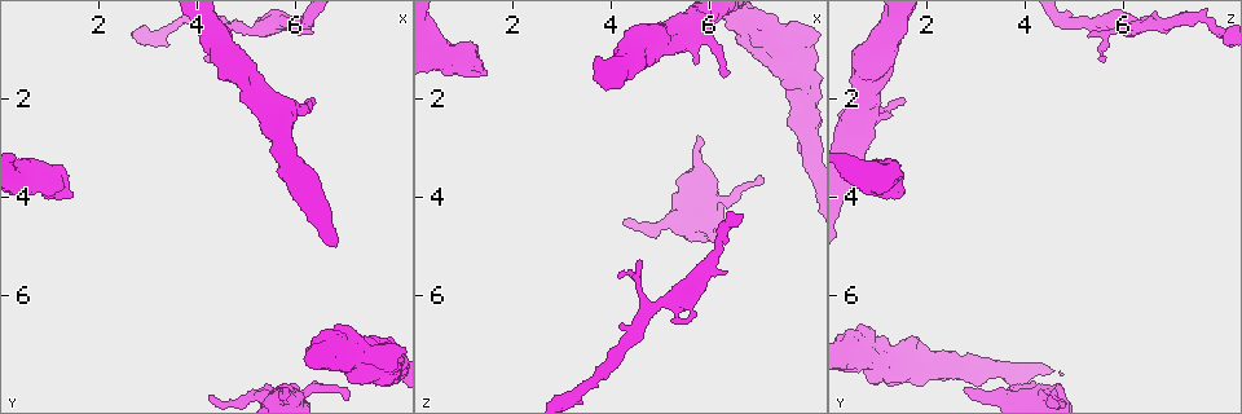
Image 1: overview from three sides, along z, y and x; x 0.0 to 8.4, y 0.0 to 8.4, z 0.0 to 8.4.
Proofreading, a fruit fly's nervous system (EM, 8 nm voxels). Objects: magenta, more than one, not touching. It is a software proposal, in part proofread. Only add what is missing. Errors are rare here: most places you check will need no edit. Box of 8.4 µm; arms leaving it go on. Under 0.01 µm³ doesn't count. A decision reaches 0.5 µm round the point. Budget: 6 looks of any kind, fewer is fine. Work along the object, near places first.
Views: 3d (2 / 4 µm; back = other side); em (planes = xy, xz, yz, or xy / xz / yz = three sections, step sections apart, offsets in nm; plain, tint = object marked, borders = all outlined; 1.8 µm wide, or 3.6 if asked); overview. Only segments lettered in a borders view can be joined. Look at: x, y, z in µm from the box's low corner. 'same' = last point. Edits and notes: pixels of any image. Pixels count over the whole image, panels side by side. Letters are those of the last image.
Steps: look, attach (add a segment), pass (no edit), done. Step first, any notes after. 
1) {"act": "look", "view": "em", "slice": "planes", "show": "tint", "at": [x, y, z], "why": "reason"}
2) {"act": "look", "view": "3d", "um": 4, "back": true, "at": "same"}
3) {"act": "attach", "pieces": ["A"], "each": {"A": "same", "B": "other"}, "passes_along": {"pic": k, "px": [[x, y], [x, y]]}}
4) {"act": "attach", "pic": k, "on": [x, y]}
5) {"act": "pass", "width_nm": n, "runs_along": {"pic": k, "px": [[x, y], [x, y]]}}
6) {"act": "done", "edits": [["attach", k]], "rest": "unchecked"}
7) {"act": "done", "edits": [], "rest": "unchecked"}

{"act": "look", "view": "em", "slice": "xy", "step": 4, "show": "tint", "at": [7.75, 7.30, 0.95], "why": "thick turns thin"}

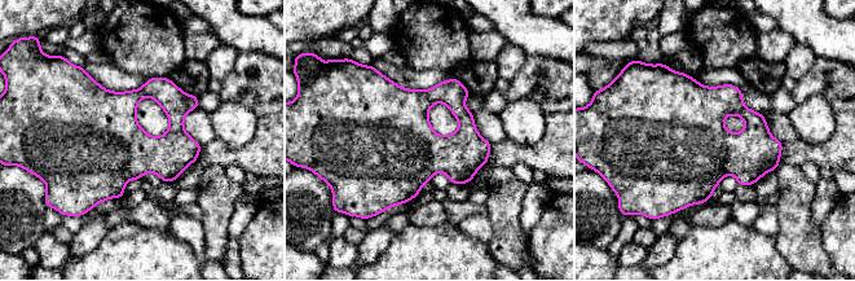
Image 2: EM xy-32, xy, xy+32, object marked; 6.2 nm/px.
{"act": "look", "view": "em", "slice": "planes", "show": "tint", "at": "same"}

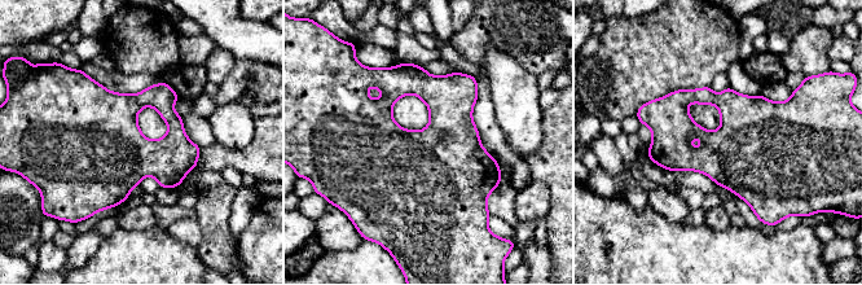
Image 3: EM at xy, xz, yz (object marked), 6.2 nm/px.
{"act": "look", "view": "em", "slice": "planes", "show": "borders", "at": "same"}

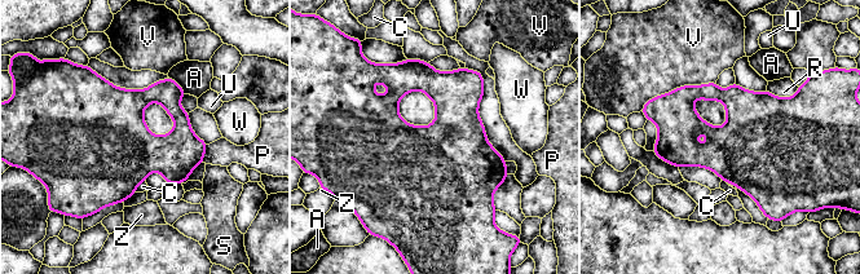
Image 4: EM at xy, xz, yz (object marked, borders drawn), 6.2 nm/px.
{"act": "pass", "width_nm": 400, "each": {"A": "other", "C": "other", "P": "other", "R": "other", "S": "other", "U": "other", "V": "other", "W": "other", "Z": "other"}, "border": {"pic": 4, "px": [[145, 180], [135, 191]]}, "found": "no lettered segment goes on from it"}

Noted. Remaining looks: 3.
{"act": "look", "view": "em", "slice": "planes", "show": "plain", "at": [5.75, 7.90, 2.75], "why": "an open end"}

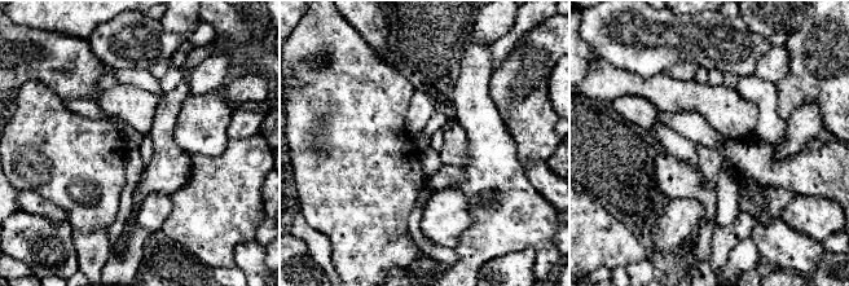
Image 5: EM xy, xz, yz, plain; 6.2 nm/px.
{"act": "look", "view": "em", "slice": "planes", "show": "borders", "at": "same", "why": "see the neighbours"}

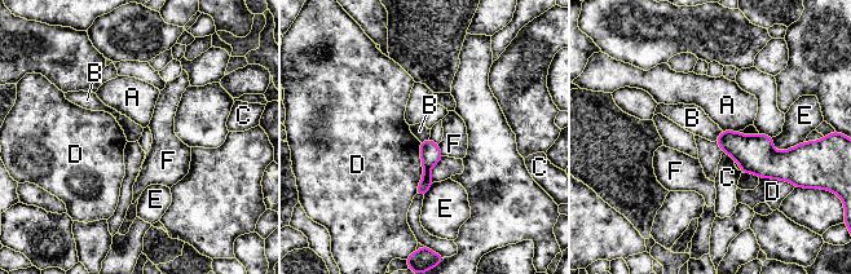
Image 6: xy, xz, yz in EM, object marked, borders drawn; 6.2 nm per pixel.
{"act": "pass", "each": {"A": "other", "B": "other", "C": "other", "D": "other", "E": "other", "F": "other"}, "found": "none of them fits"}

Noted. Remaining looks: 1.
{"act": "done", "edits": [], "rest": "unchecked"}

